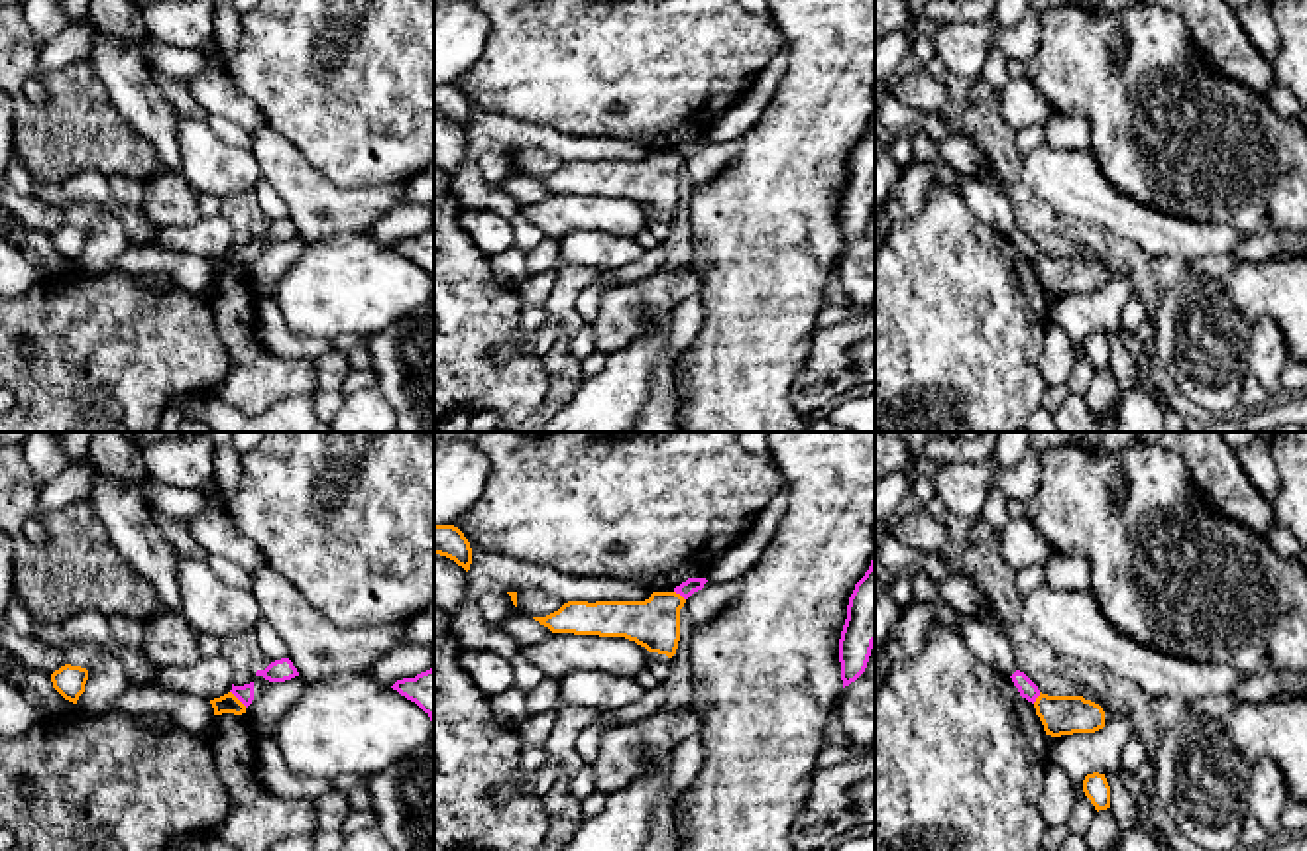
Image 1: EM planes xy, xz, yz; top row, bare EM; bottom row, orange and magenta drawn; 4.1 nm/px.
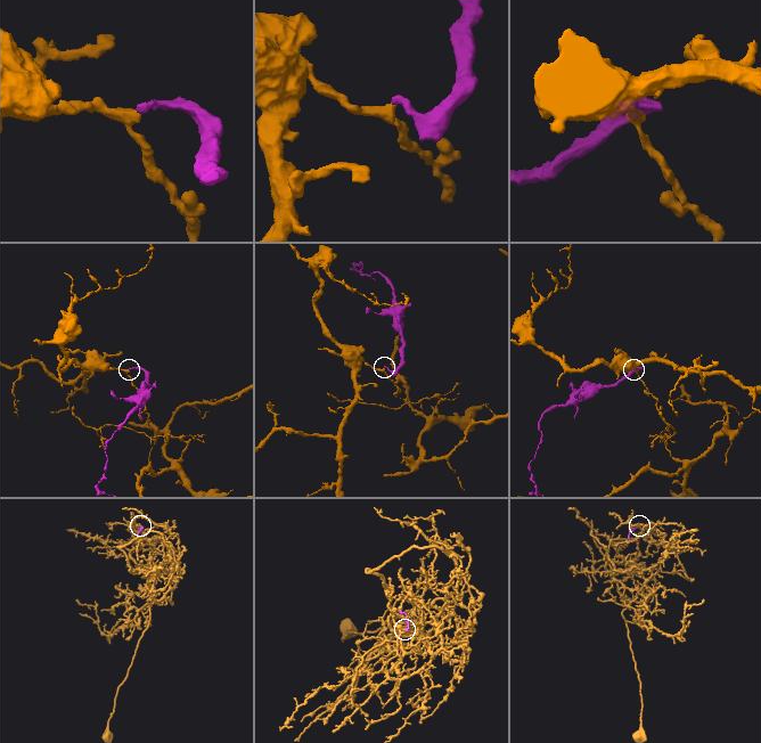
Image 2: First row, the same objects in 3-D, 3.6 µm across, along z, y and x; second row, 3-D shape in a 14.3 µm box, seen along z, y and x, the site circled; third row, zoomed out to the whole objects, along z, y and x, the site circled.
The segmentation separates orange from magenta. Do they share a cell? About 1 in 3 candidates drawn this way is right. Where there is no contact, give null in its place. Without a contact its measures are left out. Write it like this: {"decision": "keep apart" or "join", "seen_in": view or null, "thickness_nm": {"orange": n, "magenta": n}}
{"decision": "keep apart", "seen_in": "xy", "thickness_nm": {"orange": 80, "magenta": 70}}

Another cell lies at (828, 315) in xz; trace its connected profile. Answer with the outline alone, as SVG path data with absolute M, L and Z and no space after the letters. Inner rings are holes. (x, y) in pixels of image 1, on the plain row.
M825 297L816 312L816 328L835 326L837 322L865 314L867 311L875 311L875 303L837 307L837 305L831 305L829 299Z

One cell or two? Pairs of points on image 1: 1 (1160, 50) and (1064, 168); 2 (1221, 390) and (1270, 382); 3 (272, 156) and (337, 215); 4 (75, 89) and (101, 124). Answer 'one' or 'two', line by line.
1: two
2: two
3: one
4: one

